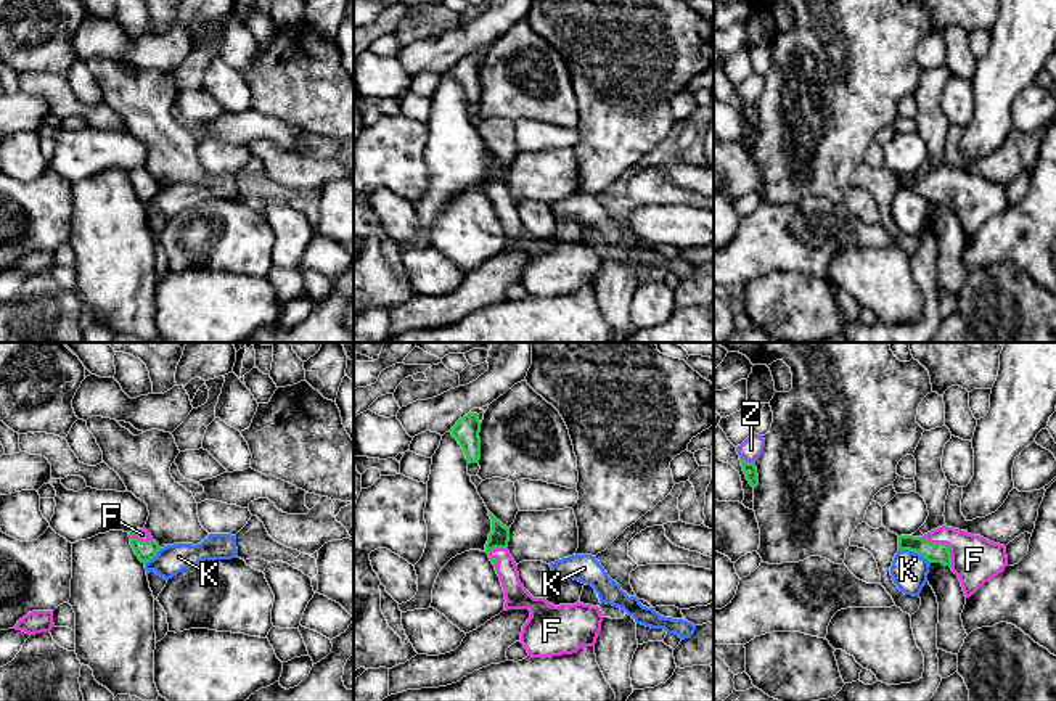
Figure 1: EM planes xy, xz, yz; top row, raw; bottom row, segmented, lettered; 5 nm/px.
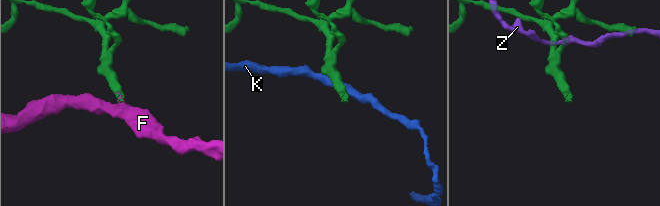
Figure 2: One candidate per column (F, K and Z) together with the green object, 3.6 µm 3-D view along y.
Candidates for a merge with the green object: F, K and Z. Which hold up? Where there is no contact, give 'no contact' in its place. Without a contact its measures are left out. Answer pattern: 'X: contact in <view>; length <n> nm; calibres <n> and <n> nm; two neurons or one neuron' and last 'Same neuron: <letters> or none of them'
F: contact in yz; length 200 nm; calibres 100 and 240 nm; one neuron
K: contact in yz; length 180 nm; calibres 100 and 180 nm; two neurons
Z: contact in yz; length 90 nm; calibres 70 and 110 nm; two neurons
Same neuron: F

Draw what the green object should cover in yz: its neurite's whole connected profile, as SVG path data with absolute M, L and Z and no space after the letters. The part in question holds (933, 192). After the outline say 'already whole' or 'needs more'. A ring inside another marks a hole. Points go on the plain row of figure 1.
M948 166L937 167L923 177L900 175L898 190L910 190L929 203L950 206L966 238L1008 206L1005 185Z | needs more

